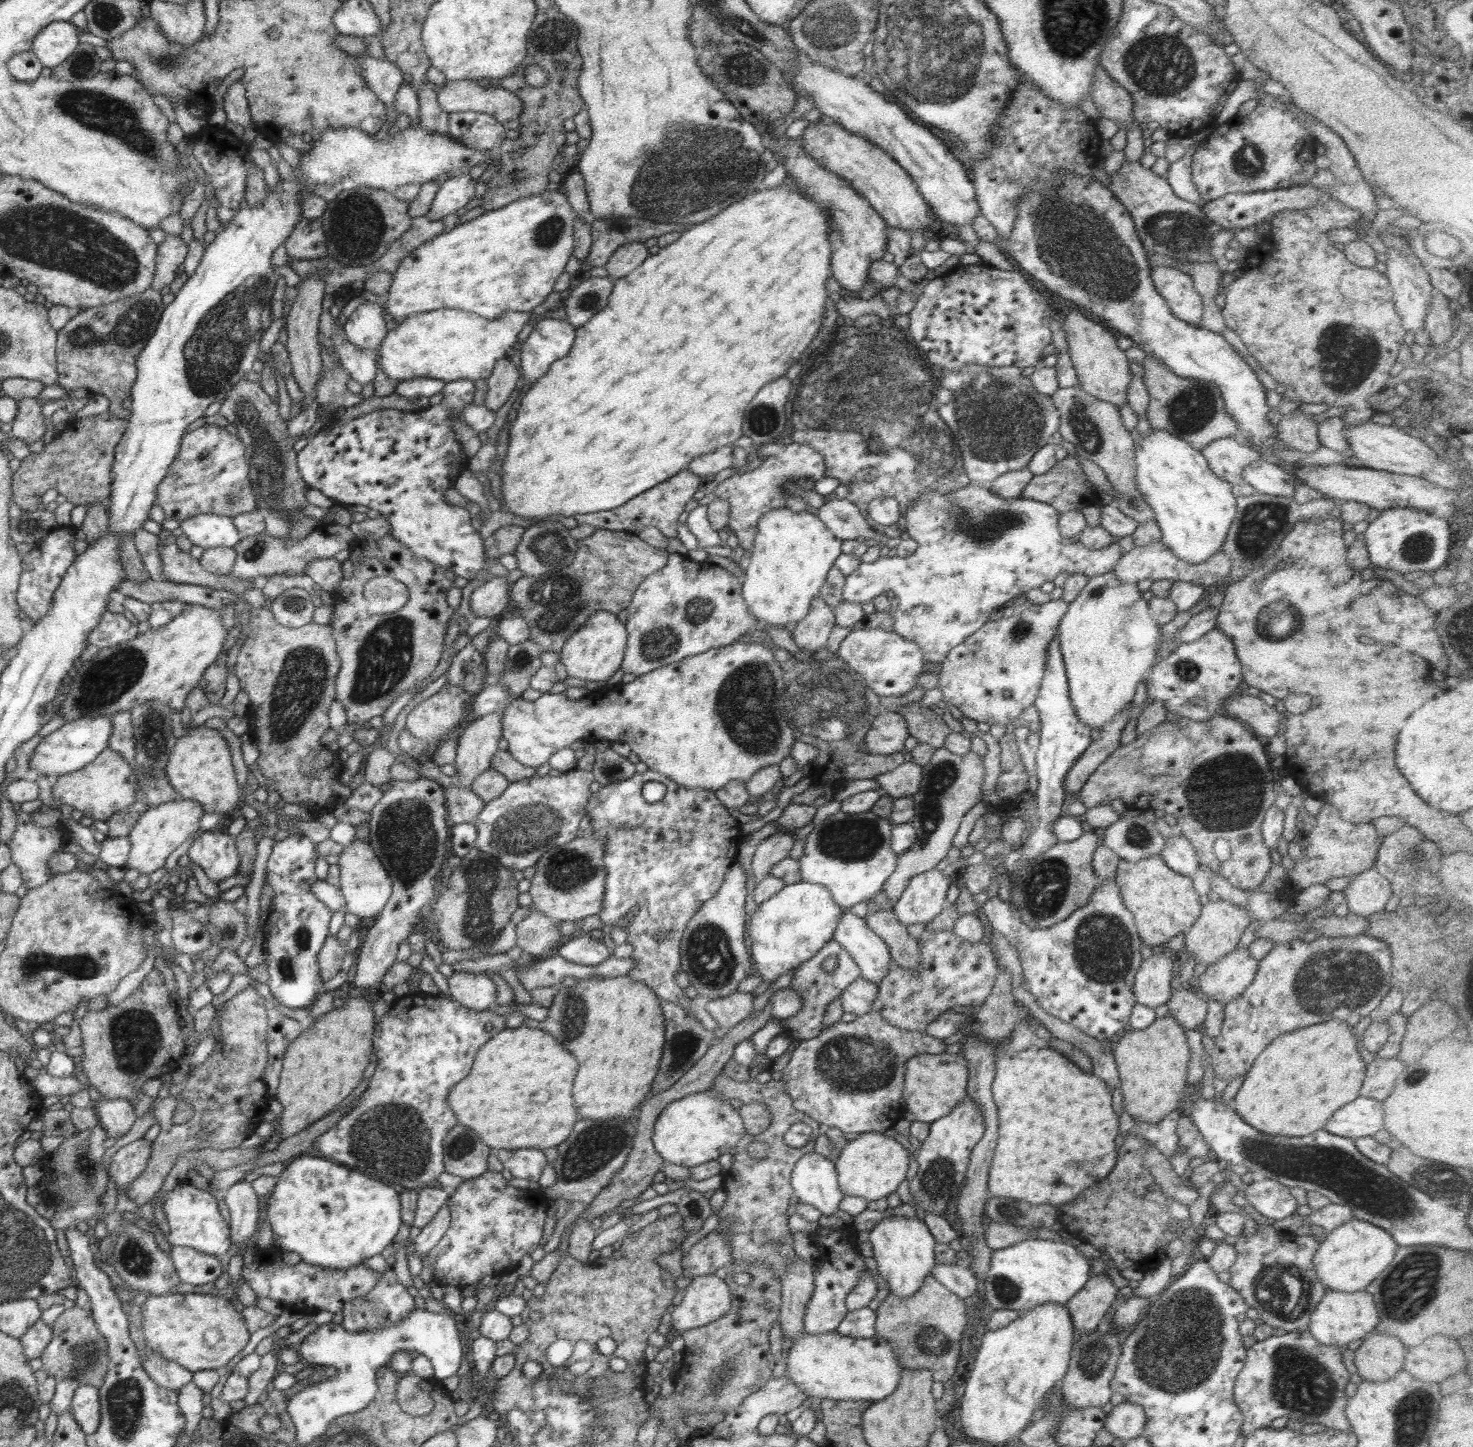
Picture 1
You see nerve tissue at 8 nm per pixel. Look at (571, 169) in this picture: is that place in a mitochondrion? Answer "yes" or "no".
no

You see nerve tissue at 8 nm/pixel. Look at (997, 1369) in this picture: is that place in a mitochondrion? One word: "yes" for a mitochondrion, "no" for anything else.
no

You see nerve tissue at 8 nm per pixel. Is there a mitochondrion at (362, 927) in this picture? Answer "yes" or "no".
no

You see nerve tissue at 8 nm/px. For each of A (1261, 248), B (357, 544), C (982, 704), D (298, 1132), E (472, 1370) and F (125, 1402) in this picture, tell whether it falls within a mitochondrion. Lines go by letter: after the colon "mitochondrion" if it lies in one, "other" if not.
A: other
B: other
C: other
D: other
E: other
F: mitochondrion

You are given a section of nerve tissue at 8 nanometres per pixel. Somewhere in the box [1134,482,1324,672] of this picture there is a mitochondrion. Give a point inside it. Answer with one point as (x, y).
(1256, 530)

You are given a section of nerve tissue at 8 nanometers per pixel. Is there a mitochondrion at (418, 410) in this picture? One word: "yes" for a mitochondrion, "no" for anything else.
no

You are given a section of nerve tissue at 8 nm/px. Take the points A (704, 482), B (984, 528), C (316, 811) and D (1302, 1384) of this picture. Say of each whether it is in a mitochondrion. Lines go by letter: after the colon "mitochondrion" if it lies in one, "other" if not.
A: other
B: mitochondrion
C: other
D: mitochondrion

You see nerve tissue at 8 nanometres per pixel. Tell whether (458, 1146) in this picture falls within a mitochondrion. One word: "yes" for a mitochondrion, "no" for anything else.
yes

